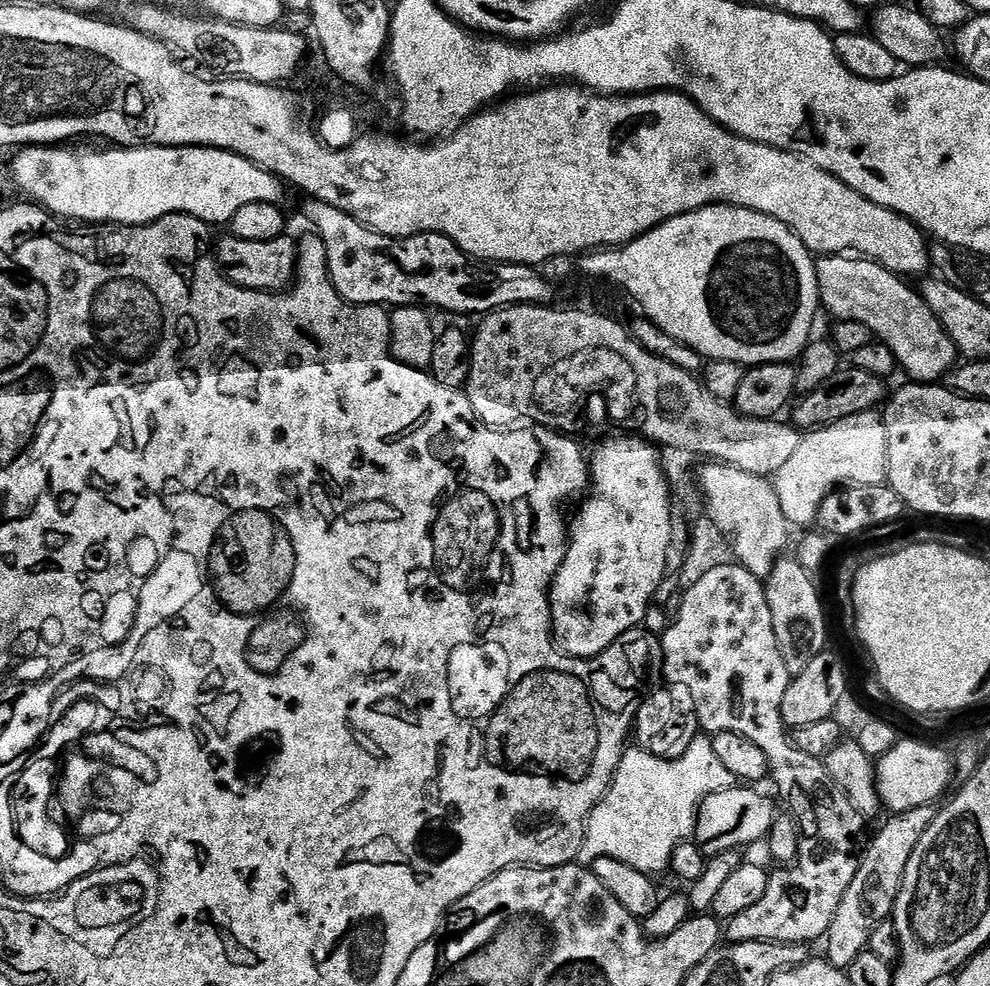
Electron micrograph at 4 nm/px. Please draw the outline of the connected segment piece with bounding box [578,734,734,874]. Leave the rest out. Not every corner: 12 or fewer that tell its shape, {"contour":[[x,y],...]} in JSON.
{"contour":[[697,734],[680,758],[629,747],[578,857],[667,873],[730,770]]}

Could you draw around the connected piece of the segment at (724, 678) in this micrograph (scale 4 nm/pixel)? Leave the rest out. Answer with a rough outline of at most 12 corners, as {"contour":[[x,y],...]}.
{"contour":[[737,562],[658,640],[705,733],[750,738],[800,848],[729,944],[827,937],[865,817],[786,738],[766,584]]}

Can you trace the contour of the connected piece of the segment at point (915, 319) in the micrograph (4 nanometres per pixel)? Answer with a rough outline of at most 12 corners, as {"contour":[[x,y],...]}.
{"contour":[[852,254],[816,260],[819,303],[890,346],[916,382],[958,349],[923,295]]}

